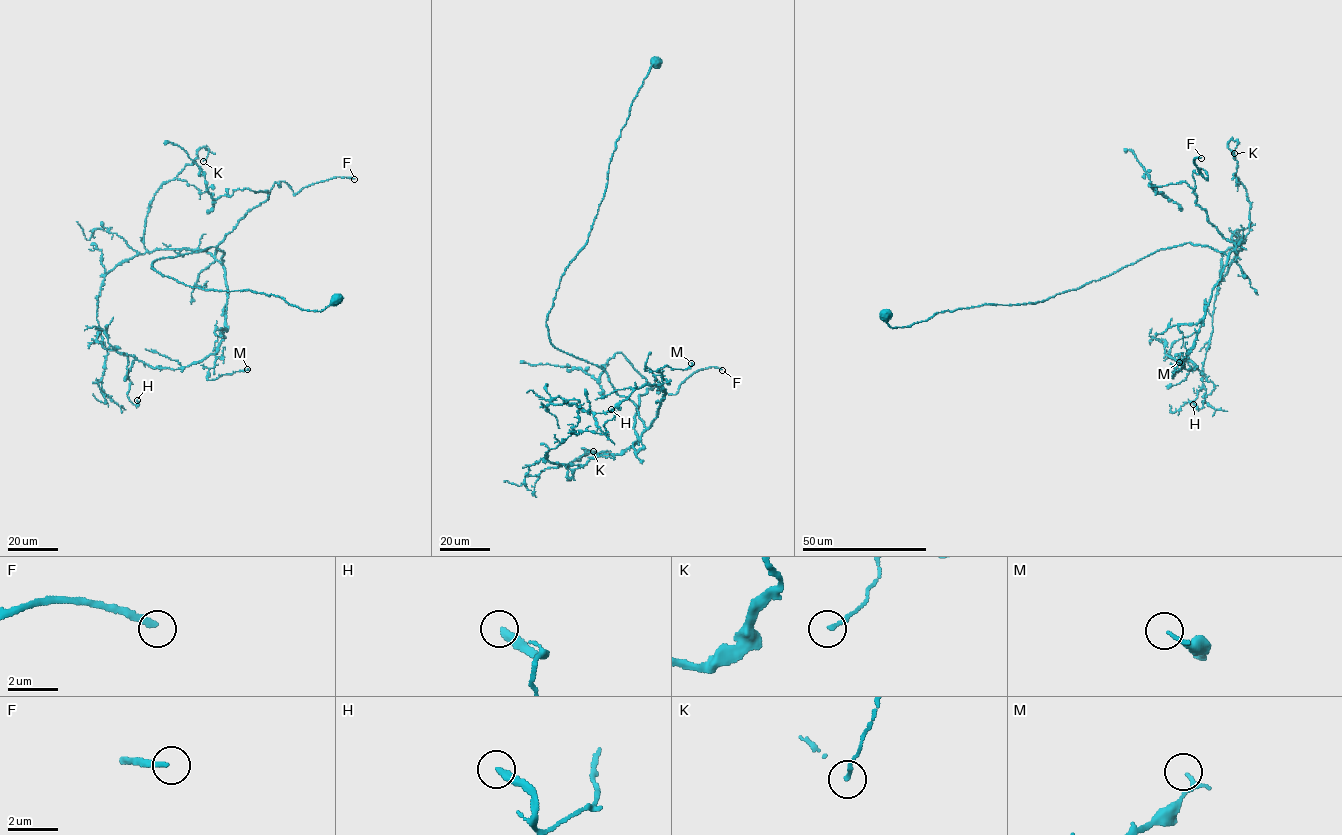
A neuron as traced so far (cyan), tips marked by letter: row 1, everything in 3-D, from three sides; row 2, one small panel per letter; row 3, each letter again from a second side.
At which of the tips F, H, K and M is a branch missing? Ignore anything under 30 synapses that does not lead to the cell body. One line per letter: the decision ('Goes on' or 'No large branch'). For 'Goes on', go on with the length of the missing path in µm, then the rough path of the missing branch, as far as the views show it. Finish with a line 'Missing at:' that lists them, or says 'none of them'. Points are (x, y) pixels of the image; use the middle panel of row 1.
F: Goes on. Missing length about 20 µm. Course of what is missing: (722, 370), (743, 375)
H: No large branch
K: No large branch
M: No large branch
Missing at: F

